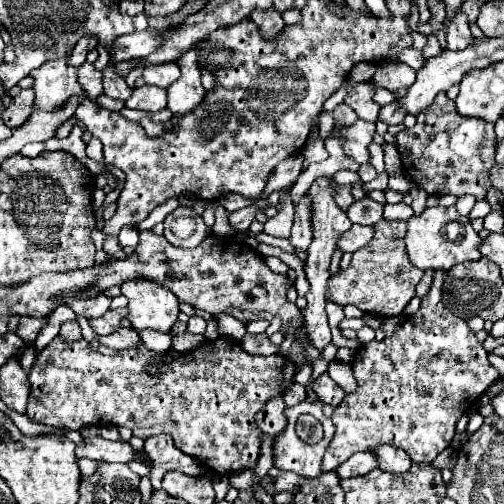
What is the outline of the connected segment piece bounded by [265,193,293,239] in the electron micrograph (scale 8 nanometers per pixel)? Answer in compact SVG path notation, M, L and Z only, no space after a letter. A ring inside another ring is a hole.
M287 193L287 201L285 201L283 209L281 209L273 219L267 219L267 223L265 223L265 233L273 235L273 237L289 239L289 235L291 235L291 225L293 225L293 201L291 201L291 195Z

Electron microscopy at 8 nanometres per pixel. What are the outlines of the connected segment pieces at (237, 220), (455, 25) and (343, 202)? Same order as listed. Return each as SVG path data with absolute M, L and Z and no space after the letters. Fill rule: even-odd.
M245 207L245 209L239 209L239 211L233 211L229 213L229 225L233 231L247 231L247 227L251 225L251 221L255 219L255 213L257 209L255 207Z
M457 9L455 17L447 25L447 49L457 51L461 47L467 47L469 39L473 39L473 35L469 31L467 15L463 13L463 9Z
M331 183L333 185L333 197L335 197L335 203L343 209L343 211L347 211L351 205L353 205L353 195L351 195L351 189L353 189L353 183L349 183L349 185L339 185L339 183Z

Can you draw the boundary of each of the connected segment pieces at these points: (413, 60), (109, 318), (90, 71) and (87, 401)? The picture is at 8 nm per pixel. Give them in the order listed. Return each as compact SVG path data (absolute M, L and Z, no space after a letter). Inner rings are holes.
M403 49L401 53L399 53L399 61L401 63L407 63L411 69L415 69L415 71L419 71L423 65L425 65L425 57L423 57L423 53L421 51L417 51L417 49Z
M117 309L117 311L107 311L105 317L99 319L89 319L89 325L93 327L93 331L97 335L111 335L113 331L117 331L121 327L121 319L125 317L125 309Z
M85 61L79 67L79 83L81 83L83 91L89 95L89 99L95 99L103 93L103 81L101 79L103 79L101 71L97 71L91 63Z
M55 337L35 359L29 371L29 403L27 417L31 421L55 427L81 429L85 425L117 425L131 427L133 435L139 439L149 439L159 433L167 433L173 437L175 447L185 451L185 455L195 457L199 463L209 467L219 475L229 475L235 471L255 467L261 455L263 433L255 423L255 413L265 407L265 403L273 397L283 395L295 383L295 365L283 355L251 355L239 347L233 339L215 339L205 341L197 349L189 353L181 353L175 359L167 359L167 353L155 353L139 343L137 347L129 347L117 351L111 357L93 351L85 339L65 341L63 337ZM145 365L155 365L161 375L145 373Z

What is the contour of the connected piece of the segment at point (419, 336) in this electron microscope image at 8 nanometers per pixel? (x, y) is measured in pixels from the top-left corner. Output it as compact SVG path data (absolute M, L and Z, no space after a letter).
M435 271L431 289L421 299L419 311L407 317L391 337L385 337L383 341L373 339L371 343L357 349L351 363L357 391L347 393L341 405L337 405L333 411L331 421L335 425L335 437L323 457L323 473L335 471L353 453L369 451L381 443L393 443L405 449L413 463L431 463L445 447L449 447L455 435L457 419L497 381L499 371L489 363L481 341L467 327L465 319L459 319L441 303L445 273L447 271Z

